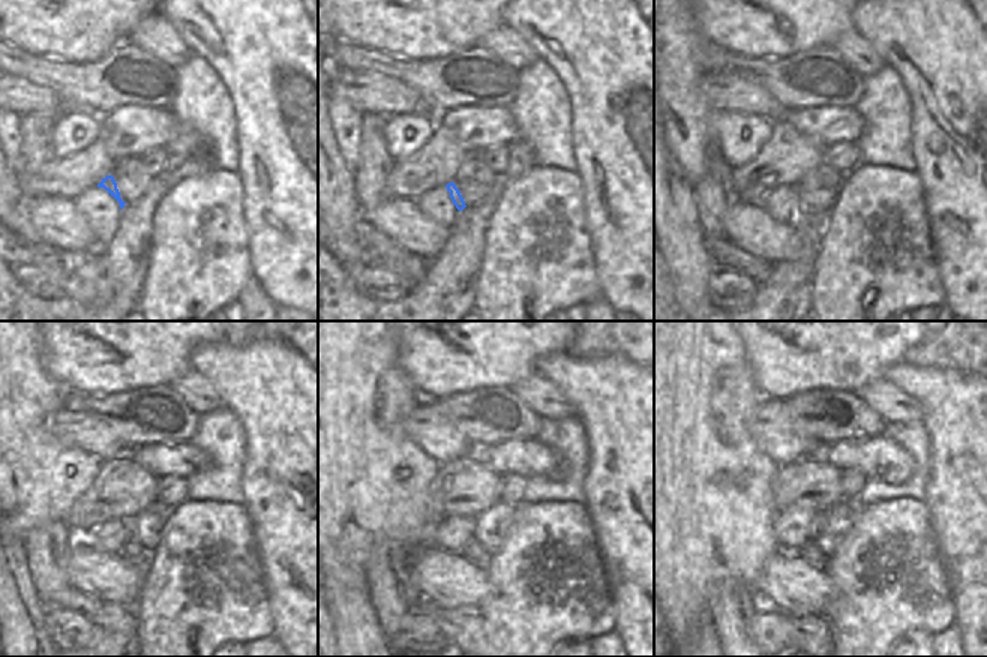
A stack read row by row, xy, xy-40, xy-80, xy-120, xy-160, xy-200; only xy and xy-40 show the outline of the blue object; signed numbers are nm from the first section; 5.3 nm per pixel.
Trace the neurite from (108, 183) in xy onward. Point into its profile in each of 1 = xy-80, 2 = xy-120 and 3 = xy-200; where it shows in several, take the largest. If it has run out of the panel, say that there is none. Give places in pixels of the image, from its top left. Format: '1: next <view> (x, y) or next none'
1: next xy-80 (804, 215)
2: next xy-120 (132, 551)
3: next xy-200 (809, 552)

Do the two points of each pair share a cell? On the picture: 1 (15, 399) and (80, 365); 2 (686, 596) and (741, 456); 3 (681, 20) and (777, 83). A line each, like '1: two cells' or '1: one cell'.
1: two cells
2: one cell
3: two cells

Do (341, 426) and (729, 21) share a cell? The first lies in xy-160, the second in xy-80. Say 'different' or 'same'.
different

